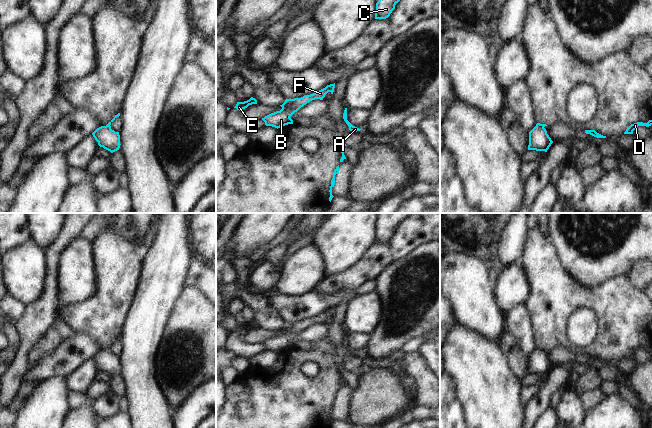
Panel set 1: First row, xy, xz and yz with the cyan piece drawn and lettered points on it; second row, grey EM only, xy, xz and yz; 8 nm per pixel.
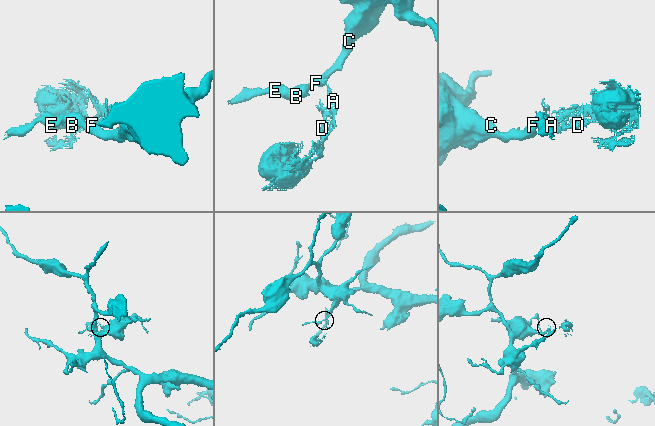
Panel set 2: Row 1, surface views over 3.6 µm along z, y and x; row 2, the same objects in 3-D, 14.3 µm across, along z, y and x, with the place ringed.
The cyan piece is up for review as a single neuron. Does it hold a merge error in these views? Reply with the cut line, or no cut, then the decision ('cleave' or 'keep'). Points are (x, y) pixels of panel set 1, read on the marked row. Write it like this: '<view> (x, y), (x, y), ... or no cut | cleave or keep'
yz (536, 125), (543, 127) | cleave

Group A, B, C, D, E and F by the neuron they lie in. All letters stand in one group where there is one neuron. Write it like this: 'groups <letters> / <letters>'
groups A D / B C E F

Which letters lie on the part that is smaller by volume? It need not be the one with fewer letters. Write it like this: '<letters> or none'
A, D

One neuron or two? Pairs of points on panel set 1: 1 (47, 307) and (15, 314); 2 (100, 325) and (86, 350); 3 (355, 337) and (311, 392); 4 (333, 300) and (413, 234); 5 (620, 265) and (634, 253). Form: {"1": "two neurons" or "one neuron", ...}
{"1": "two neurons", "2": "two neurons", "3": "two neurons", "4": "two neurons", "5": "one neuron"}

